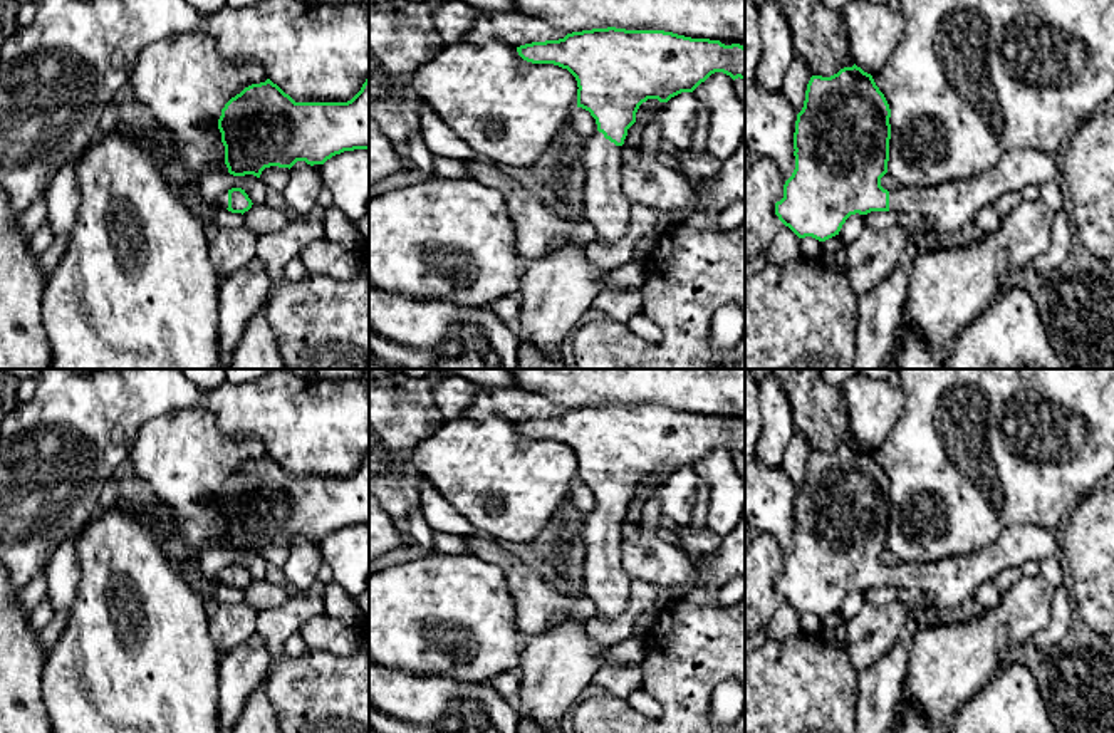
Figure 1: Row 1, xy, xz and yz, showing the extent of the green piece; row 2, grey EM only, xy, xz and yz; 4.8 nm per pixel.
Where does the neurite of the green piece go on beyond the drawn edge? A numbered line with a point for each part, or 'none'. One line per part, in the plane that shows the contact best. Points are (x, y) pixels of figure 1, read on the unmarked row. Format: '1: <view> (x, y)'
1: xz (606, 582)

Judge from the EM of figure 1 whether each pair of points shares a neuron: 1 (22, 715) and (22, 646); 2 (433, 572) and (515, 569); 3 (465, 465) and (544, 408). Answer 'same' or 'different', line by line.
1: same
2: different
3: different

